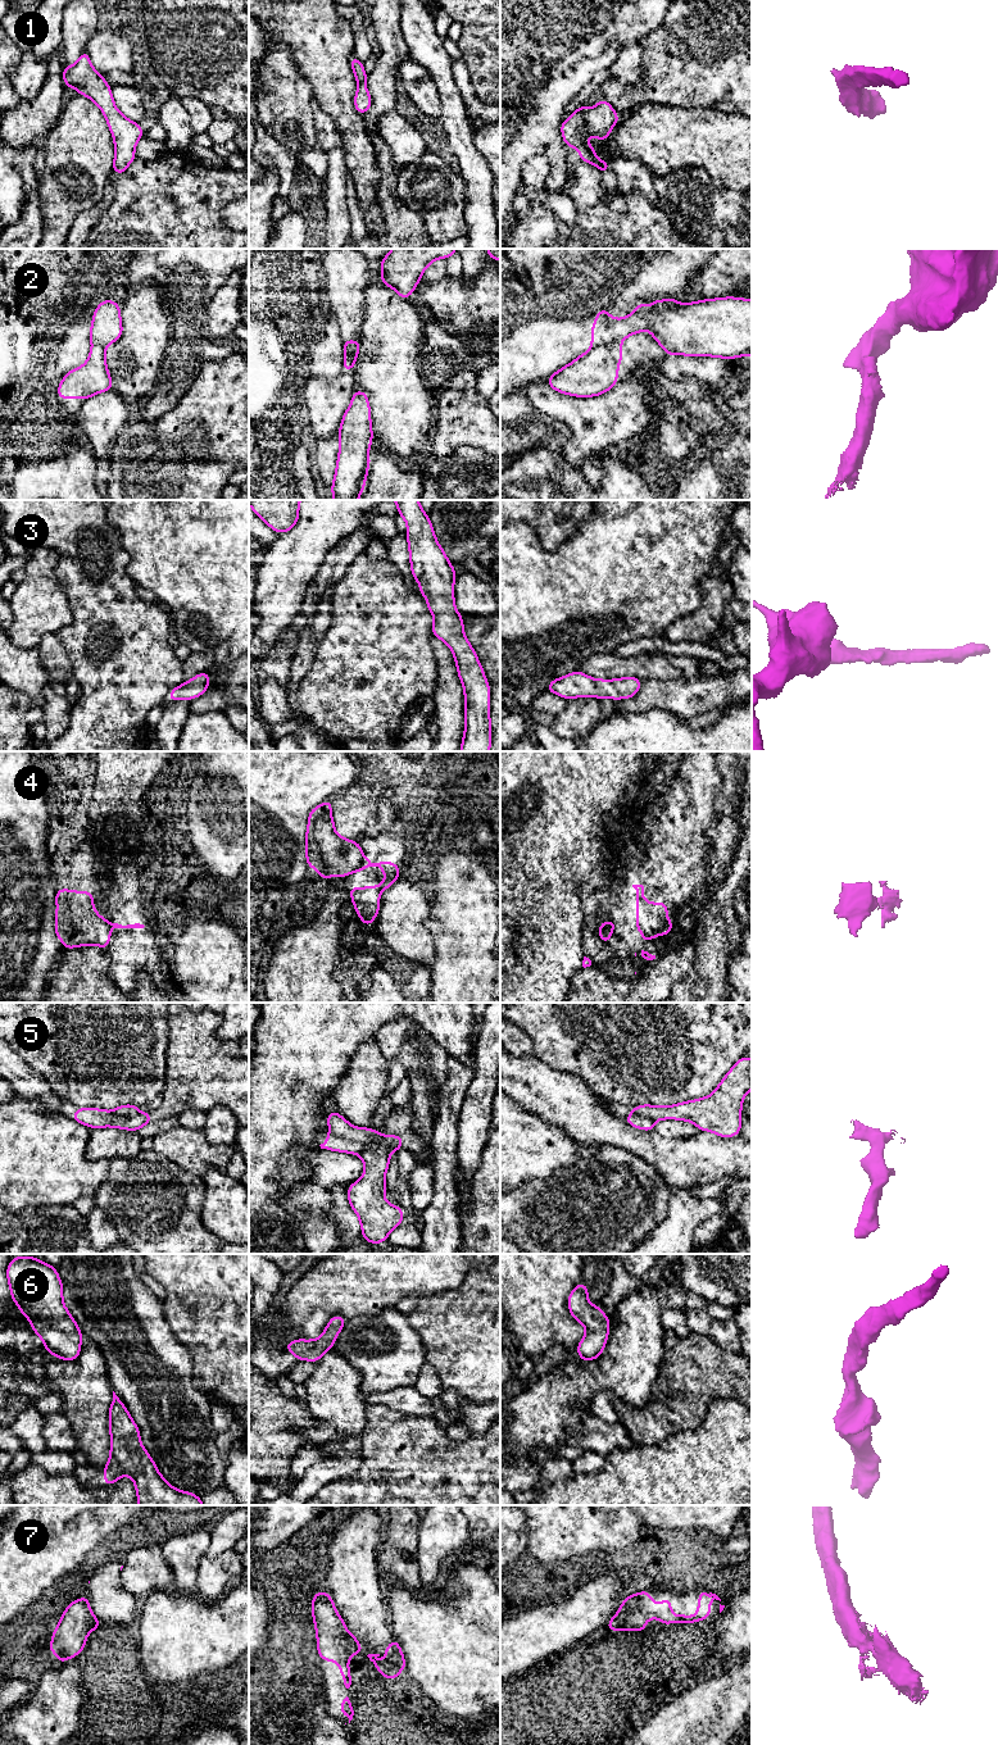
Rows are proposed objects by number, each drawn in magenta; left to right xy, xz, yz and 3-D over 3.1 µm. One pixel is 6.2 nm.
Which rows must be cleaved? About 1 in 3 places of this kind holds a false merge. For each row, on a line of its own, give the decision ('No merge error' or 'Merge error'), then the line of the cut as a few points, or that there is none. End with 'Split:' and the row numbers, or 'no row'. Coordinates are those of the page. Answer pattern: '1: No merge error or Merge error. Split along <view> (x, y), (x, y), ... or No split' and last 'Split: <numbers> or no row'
1: No merge error. No split
2: Merge error. Split along yz (617, 341), (599, 344), (593, 348)
3: No merge error. No split
4: Merge error. Split along xz (363, 857), (363, 860), (352, 872)
5: Merge error. Split along xz (389, 1153), (380, 1141), (375, 1141), (358, 1154)
6: No merge error. No split
7: Merge error. Split along xz (349, 1634), (348, 1659)
Split: 2, 4, 5, 7

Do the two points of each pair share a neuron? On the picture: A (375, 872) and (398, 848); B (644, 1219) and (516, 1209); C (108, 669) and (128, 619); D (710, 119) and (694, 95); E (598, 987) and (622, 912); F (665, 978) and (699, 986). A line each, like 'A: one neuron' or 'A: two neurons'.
A: one neuron
B: one neuron
C: one neuron
D: two neurons
E: two neurons
F: two neurons

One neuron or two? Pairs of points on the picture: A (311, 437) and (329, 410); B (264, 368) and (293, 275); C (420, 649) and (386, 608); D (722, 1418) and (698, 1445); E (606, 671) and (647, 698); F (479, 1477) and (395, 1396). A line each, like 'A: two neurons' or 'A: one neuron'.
A: two neurons
B: one neuron
C: one neuron
D: one neuron
E: two neurons
F: two neurons

